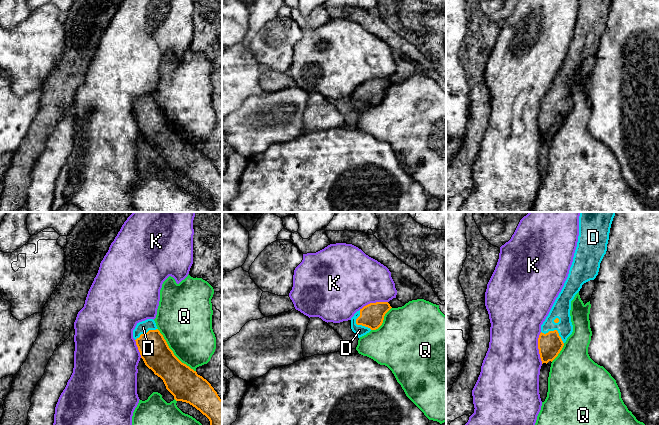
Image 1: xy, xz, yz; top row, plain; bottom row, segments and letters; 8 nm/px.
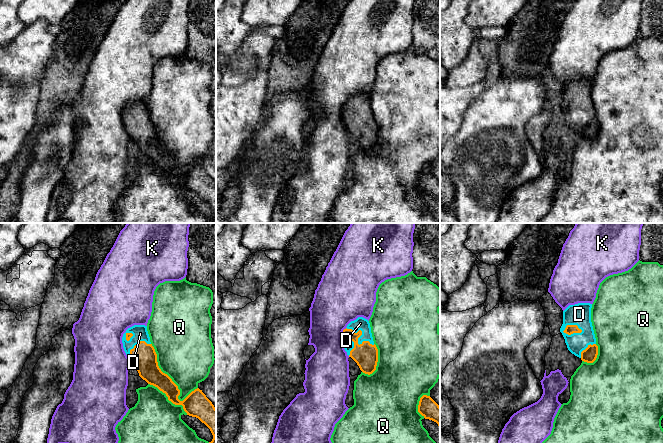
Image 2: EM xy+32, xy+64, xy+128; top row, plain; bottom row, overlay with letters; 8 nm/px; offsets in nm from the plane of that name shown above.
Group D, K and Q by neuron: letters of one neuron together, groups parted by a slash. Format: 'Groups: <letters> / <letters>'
Groups: D / K / Q

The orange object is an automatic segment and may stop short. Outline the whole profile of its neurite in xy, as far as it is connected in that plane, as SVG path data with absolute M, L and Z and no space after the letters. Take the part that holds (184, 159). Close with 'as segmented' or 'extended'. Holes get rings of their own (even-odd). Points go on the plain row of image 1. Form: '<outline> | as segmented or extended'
M147 95L137 99L133 106L133 114L145 141L163 156L166 165L174 172L174 175L189 179L199 186L209 195L210 202L206 204L211 207L212 212L222 212L222 176L206 155L174 131L158 106L155 97Z | extended

